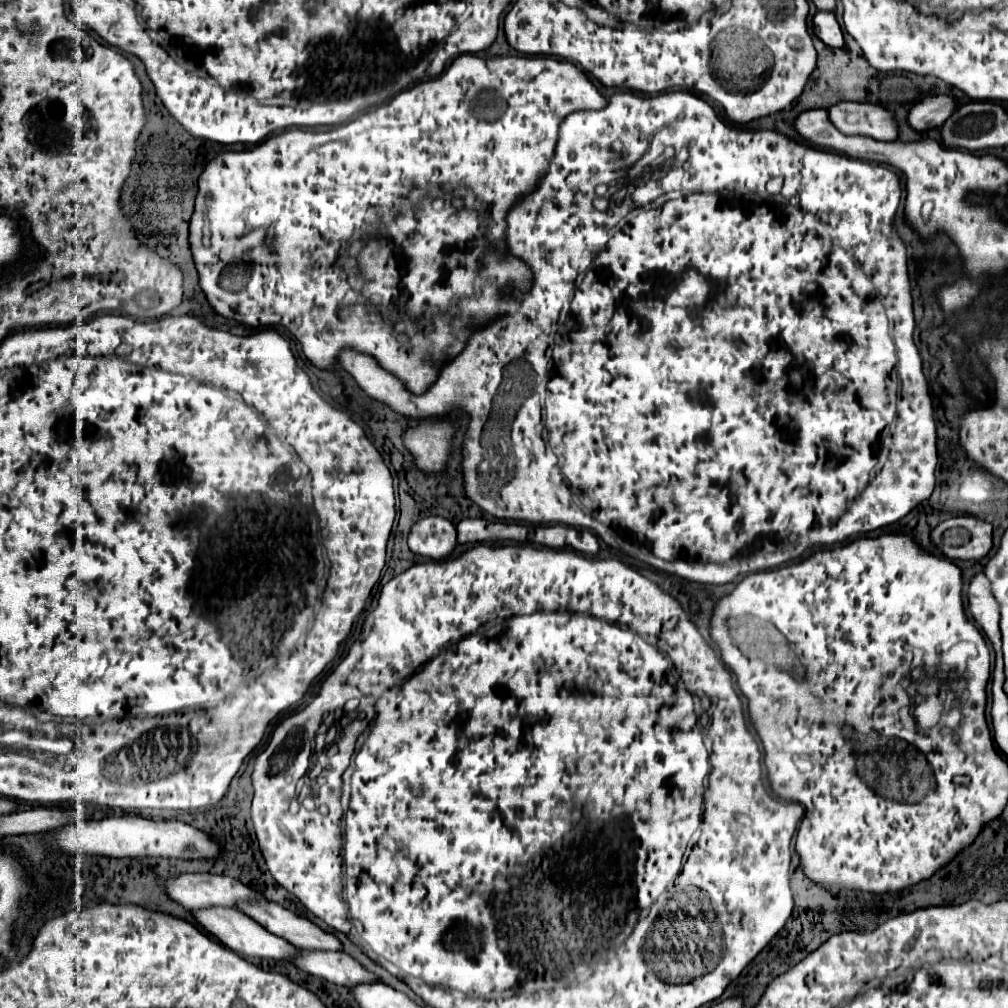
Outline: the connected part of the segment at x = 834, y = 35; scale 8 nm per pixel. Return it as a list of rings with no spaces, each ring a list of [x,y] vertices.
[[[818,10],[812,18],[812,28],[814,28],[814,34],[826,44],[826,46],[834,46],[834,48],[840,48],[844,44],[844,38],[842,38],[842,30],[840,30],[840,24],[836,22],[836,16],[832,10]]]

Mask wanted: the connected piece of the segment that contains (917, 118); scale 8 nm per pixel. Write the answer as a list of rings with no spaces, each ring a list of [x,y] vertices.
[[[948,94],[926,96],[908,110],[906,122],[912,130],[924,132],[942,126],[942,122],[956,110],[956,100]]]

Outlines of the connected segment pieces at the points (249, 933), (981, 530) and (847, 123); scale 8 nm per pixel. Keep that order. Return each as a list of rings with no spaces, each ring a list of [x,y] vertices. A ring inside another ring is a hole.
[[[210,906],[204,910],[190,910],[194,920],[212,936],[216,936],[224,946],[234,950],[240,956],[254,956],[254,958],[272,958],[272,960],[290,960],[294,956],[294,946],[286,940],[270,934],[264,930],[258,922],[254,922],[250,916],[224,906]]]
[[[972,516],[940,522],[930,540],[950,560],[980,560],[992,548],[992,526]]]
[[[838,102],[828,108],[830,122],[852,136],[870,136],[874,140],[896,140],[898,128],[888,110],[868,102]]]

